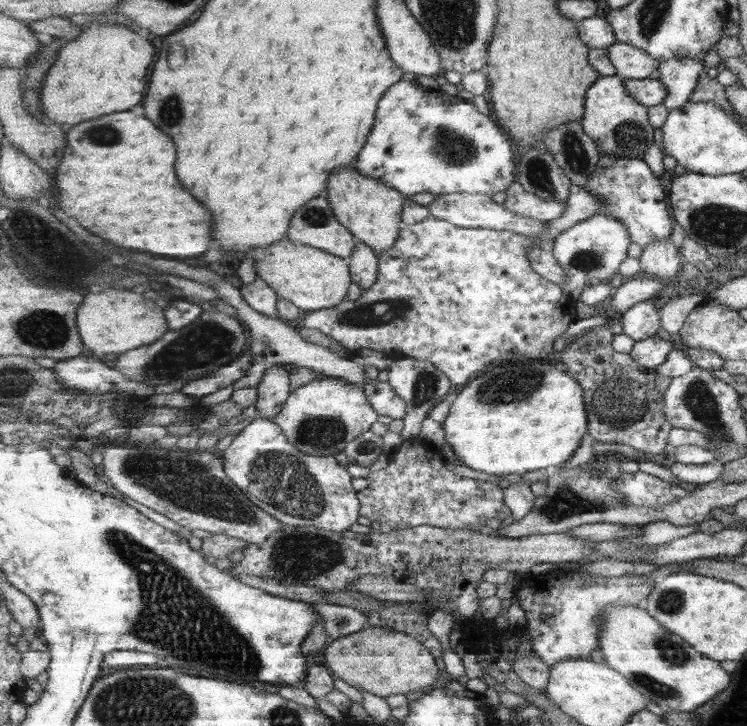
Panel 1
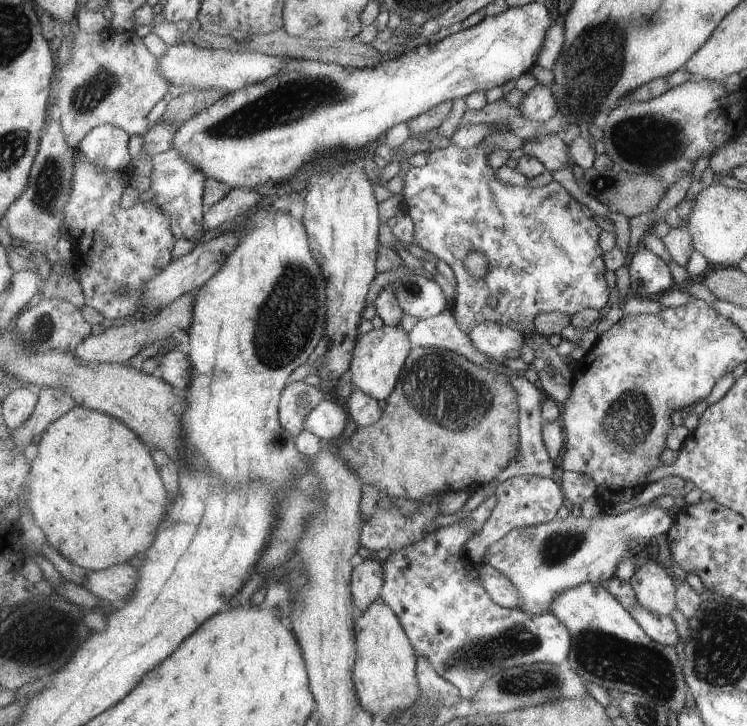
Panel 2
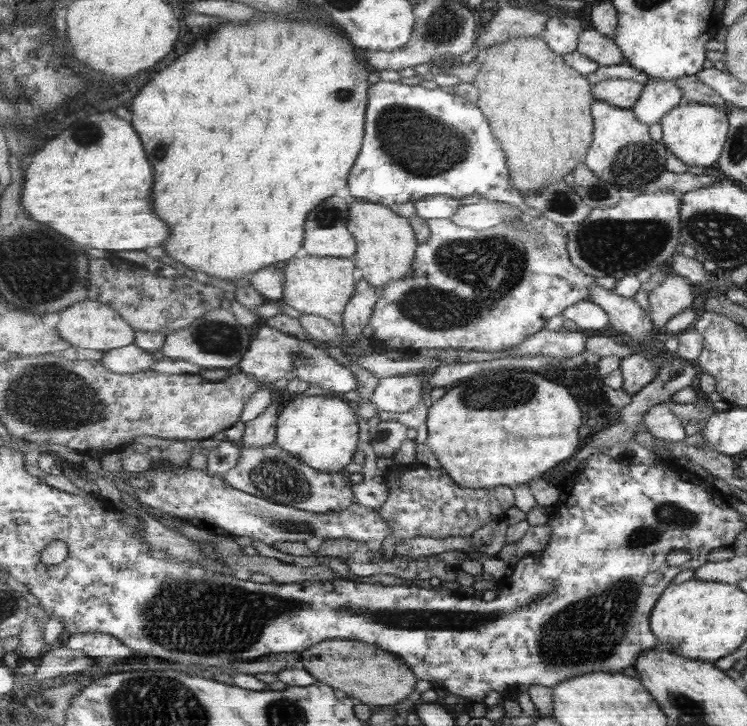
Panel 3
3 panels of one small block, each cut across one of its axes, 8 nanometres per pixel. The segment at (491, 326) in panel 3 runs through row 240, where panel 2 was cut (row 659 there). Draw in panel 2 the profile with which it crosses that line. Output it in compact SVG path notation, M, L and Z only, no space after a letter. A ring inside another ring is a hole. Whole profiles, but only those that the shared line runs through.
M445 523L431 531L424 539L391 552L383 564L386 581L380 592L381 601L387 603L398 615L419 657L430 659L439 676L463 690L471 700L493 675L513 667L533 663L565 665L572 649L570 628L552 612L539 615L521 609L508 609L494 601L482 583L481 565L464 563L458 547L474 536L474 529L464 523Z

